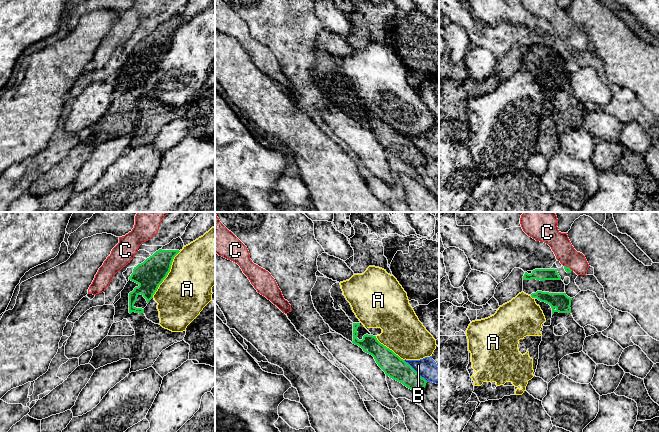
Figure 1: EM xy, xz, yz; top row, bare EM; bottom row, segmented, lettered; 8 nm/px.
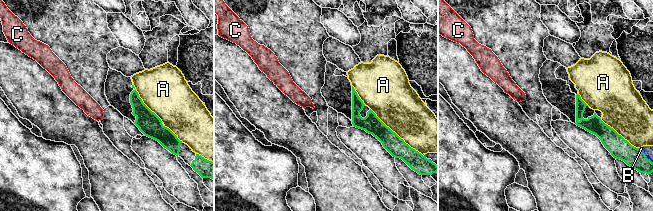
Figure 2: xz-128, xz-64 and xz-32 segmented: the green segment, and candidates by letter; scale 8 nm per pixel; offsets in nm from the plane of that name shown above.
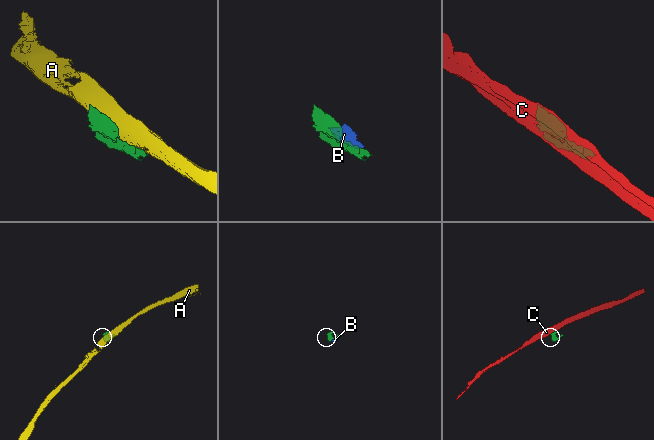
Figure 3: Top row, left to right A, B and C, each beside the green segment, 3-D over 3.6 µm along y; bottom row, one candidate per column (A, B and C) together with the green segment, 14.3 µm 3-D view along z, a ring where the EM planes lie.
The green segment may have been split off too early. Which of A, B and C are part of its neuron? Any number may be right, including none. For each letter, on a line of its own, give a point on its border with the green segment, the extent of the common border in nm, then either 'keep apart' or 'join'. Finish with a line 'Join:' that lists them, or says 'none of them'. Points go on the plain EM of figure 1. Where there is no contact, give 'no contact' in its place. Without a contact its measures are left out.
A: meets green in xy at (167, 50); contact 440 nm long; keep apart
B: meets green in xz at (414, 146); contact 260 nm long; keep apart
C: meets green in yz at (568, 43); contact 80 nm long; keep apart
Join: none of them

